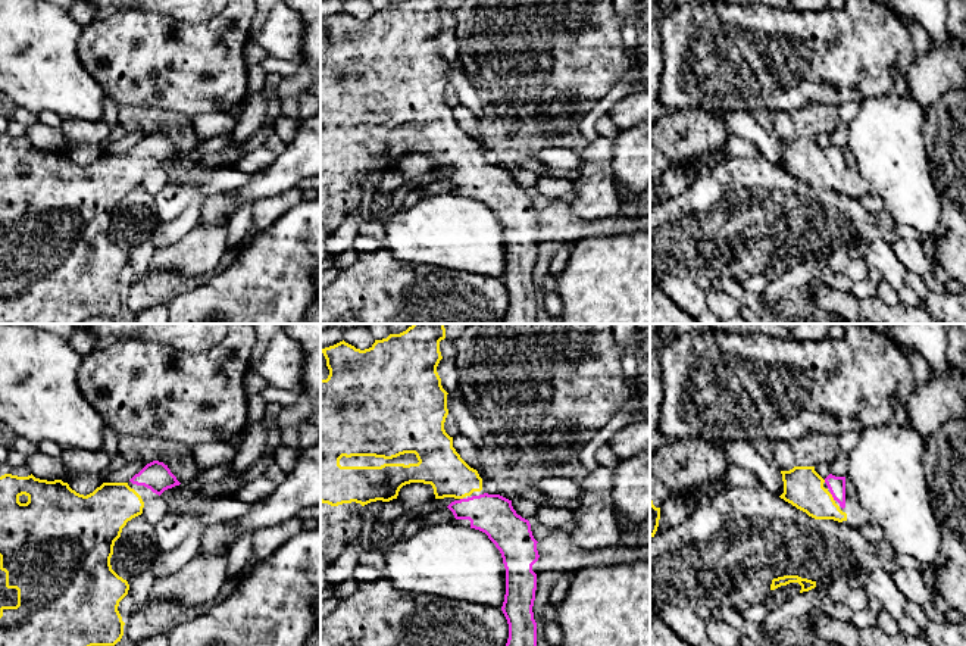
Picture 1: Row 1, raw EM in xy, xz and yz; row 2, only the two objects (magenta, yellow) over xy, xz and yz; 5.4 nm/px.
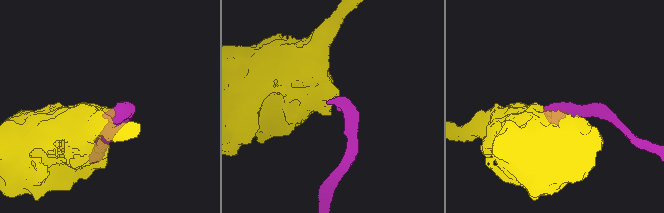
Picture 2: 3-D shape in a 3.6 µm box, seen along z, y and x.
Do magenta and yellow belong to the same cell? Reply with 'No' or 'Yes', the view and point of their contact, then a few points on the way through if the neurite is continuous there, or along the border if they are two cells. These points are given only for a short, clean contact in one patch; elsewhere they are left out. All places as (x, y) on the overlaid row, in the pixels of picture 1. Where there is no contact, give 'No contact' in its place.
Yes. Touches magenta at yz (832, 496). Path across: yz (837, 484), (832, 496), (812, 496), (803, 487)

